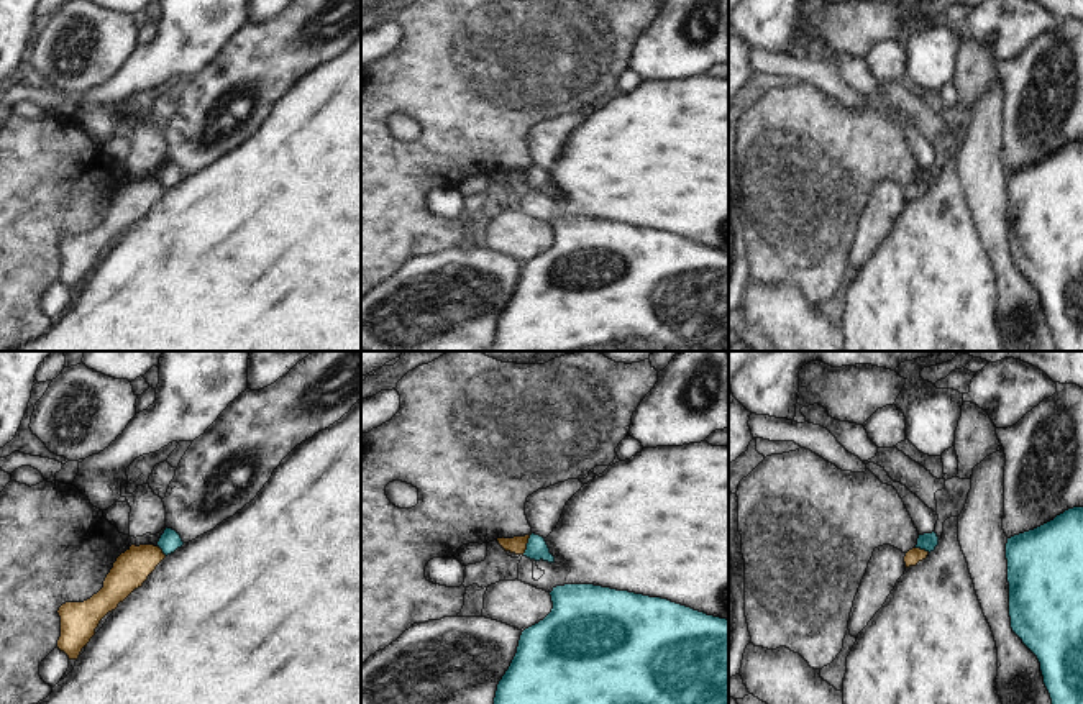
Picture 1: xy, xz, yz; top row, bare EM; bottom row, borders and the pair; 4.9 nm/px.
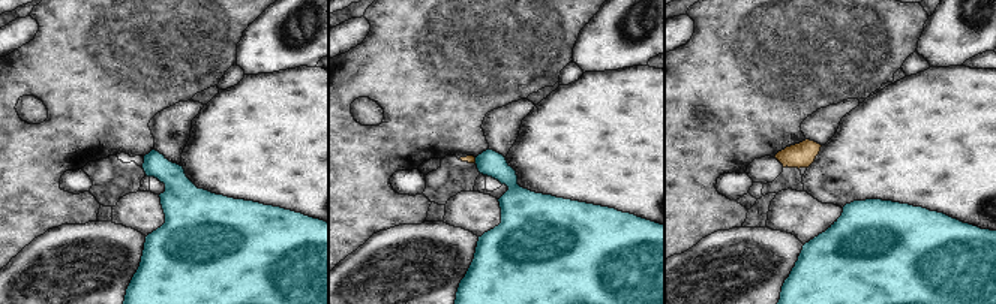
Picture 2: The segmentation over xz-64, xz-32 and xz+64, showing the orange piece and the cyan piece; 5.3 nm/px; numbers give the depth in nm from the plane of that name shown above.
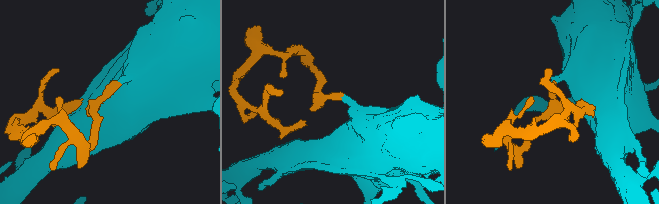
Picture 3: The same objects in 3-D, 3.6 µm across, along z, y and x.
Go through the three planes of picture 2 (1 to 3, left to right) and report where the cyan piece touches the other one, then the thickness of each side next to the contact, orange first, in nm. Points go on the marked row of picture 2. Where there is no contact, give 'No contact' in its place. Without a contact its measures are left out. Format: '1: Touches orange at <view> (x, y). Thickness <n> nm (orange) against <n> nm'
1: No contact
2: Touches orange at xz-32 (474, 160). Thickness 50 nm (orange) against 140 nm
3: No contact

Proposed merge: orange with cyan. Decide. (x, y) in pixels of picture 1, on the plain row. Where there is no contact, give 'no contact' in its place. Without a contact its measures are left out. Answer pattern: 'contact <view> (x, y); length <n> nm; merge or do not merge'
contact xz (527, 174); length 120 nm; do not merge

